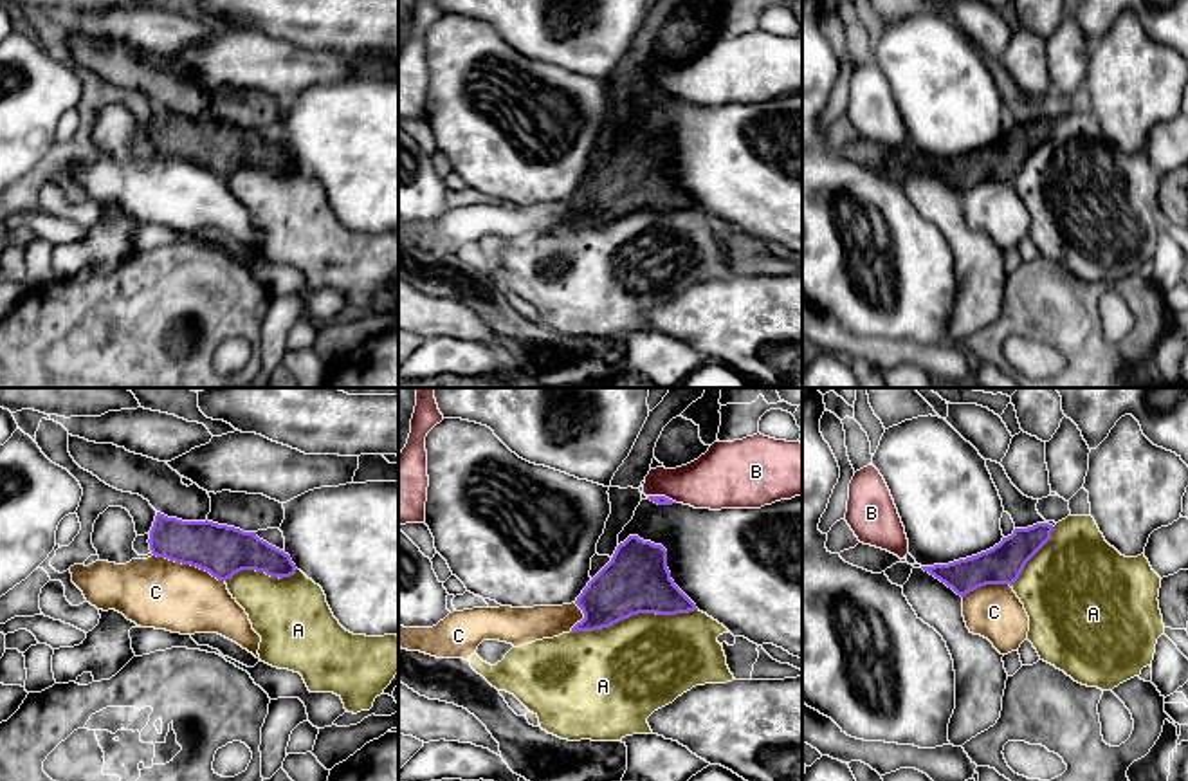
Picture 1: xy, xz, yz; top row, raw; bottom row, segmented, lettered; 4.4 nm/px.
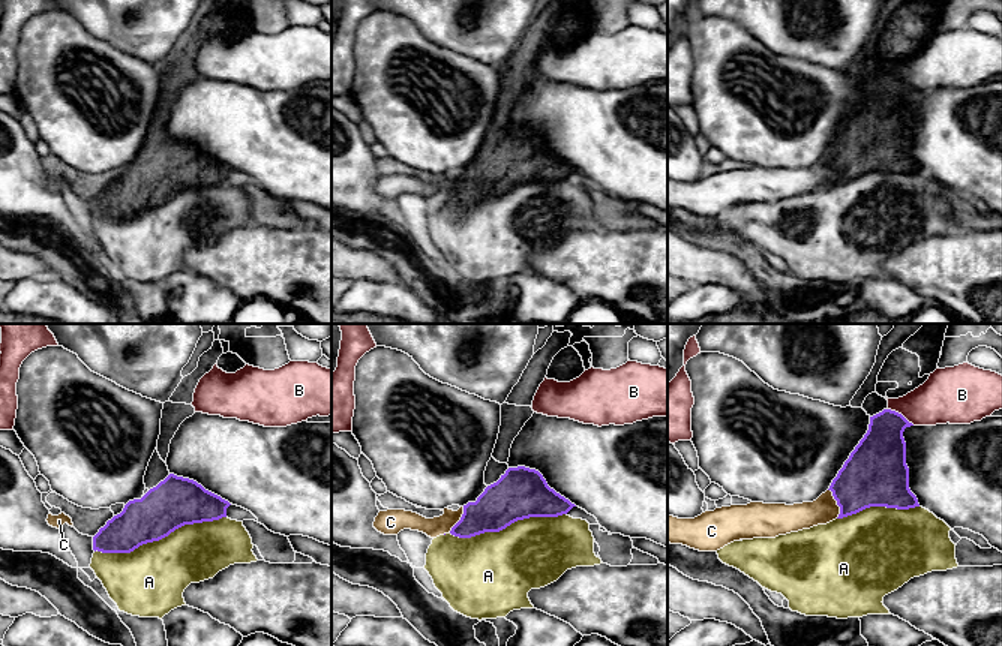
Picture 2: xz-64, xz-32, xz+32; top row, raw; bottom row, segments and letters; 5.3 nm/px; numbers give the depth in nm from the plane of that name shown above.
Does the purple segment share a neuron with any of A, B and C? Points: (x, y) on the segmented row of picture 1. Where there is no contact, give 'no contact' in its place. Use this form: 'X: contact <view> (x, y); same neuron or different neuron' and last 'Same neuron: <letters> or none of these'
A: contact xz (633, 614); different neuron
B: contact xz (664, 496); different neuron
C: contact xy (190, 563); different neuron
Same neuron: none of these

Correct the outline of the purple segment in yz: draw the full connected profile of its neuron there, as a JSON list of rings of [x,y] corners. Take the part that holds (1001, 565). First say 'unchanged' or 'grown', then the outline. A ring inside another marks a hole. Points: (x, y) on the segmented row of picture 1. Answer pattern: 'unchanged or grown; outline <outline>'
unchanged; outline [[[1037,523],[1028,528],[1015,528],[993,548],[948,565],[921,566],[925,572],[945,583],[957,595],[986,586],[1013,584],[1026,563],[1051,539],[1053,525]]]

